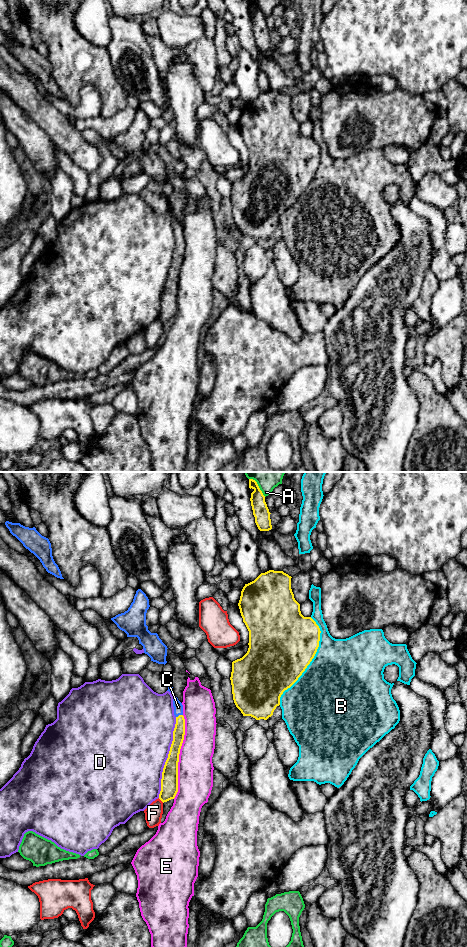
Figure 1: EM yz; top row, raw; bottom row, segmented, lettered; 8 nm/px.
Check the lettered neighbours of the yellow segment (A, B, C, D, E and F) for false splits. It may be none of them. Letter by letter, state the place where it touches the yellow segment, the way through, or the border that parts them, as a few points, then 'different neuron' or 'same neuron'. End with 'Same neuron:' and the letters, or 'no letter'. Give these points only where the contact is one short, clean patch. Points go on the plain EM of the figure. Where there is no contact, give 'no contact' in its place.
A: contact yz (259, 8); different neuron
B: contact yz (311, 180); different neuron
C: contact yz (179, 235); way yz (179, 251), (179, 235), (178, 227); same neuron
D: contact yz (168, 277); different neuron
E: contact yz (178, 277); different neuron
F: contact yz (161, 320); different neuron
Same neuron: C

